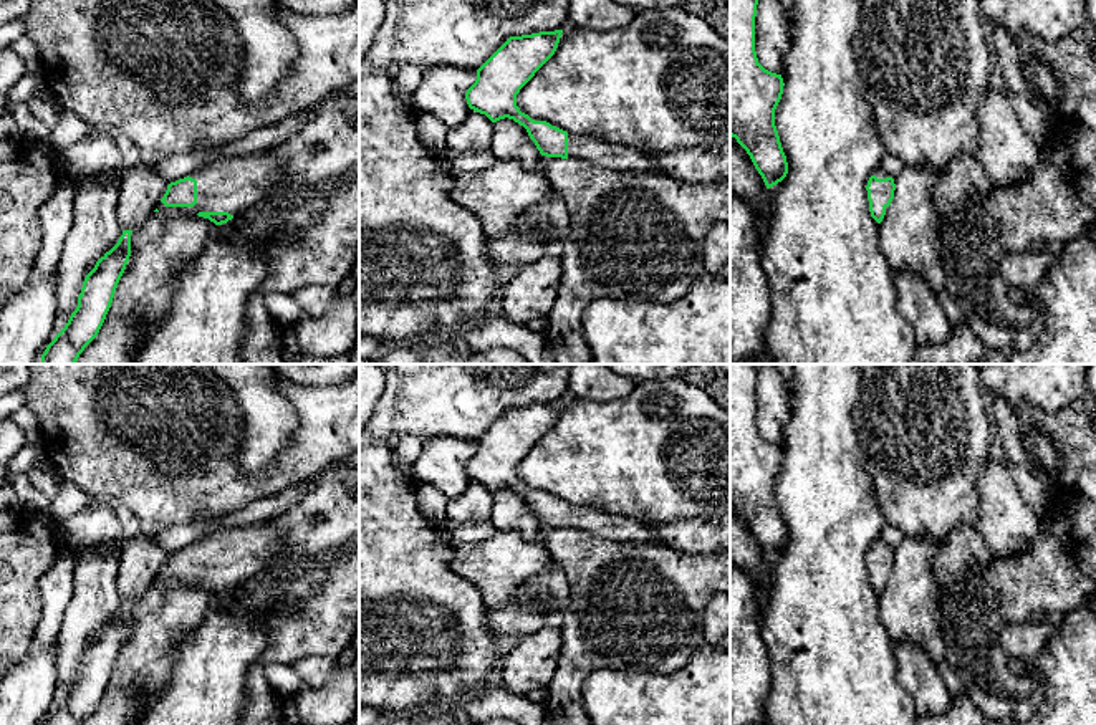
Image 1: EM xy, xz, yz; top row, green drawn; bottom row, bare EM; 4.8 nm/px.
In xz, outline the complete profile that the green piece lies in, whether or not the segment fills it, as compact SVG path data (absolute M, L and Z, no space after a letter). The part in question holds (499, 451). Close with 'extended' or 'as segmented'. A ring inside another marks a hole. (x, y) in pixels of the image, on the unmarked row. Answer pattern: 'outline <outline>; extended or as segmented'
outline M563 401L510 407L478 440L467 460L470 480L492 493L513 490L523 497L541 526L586 531L609 543L656 543L656 526L642 520L588 510L535 492L517 477L517 465L555 425Z; extended

